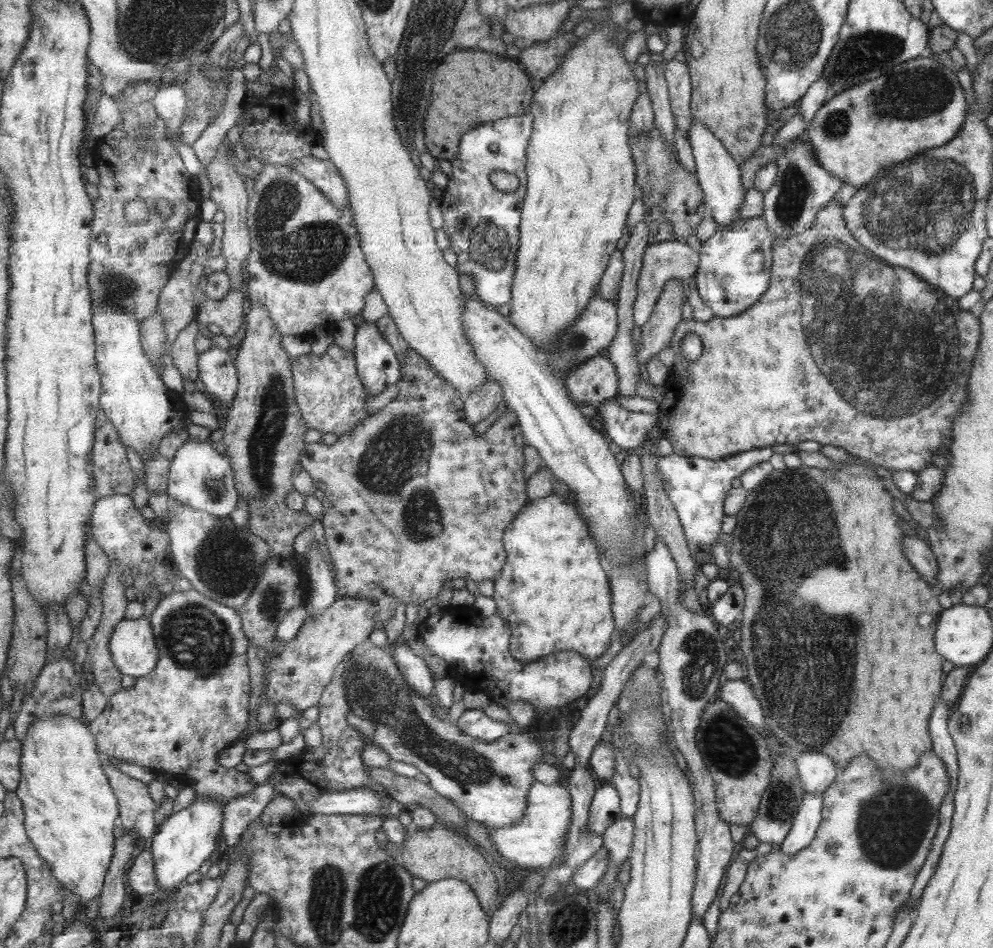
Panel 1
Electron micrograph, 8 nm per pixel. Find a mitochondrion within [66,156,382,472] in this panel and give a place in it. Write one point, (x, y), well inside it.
(306, 253)

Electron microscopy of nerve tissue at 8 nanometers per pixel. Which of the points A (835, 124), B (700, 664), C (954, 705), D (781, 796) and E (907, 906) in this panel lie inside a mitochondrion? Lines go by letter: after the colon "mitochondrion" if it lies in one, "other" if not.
A: mitochondrion
B: mitochondrion
C: other
D: mitochondrion
E: other

